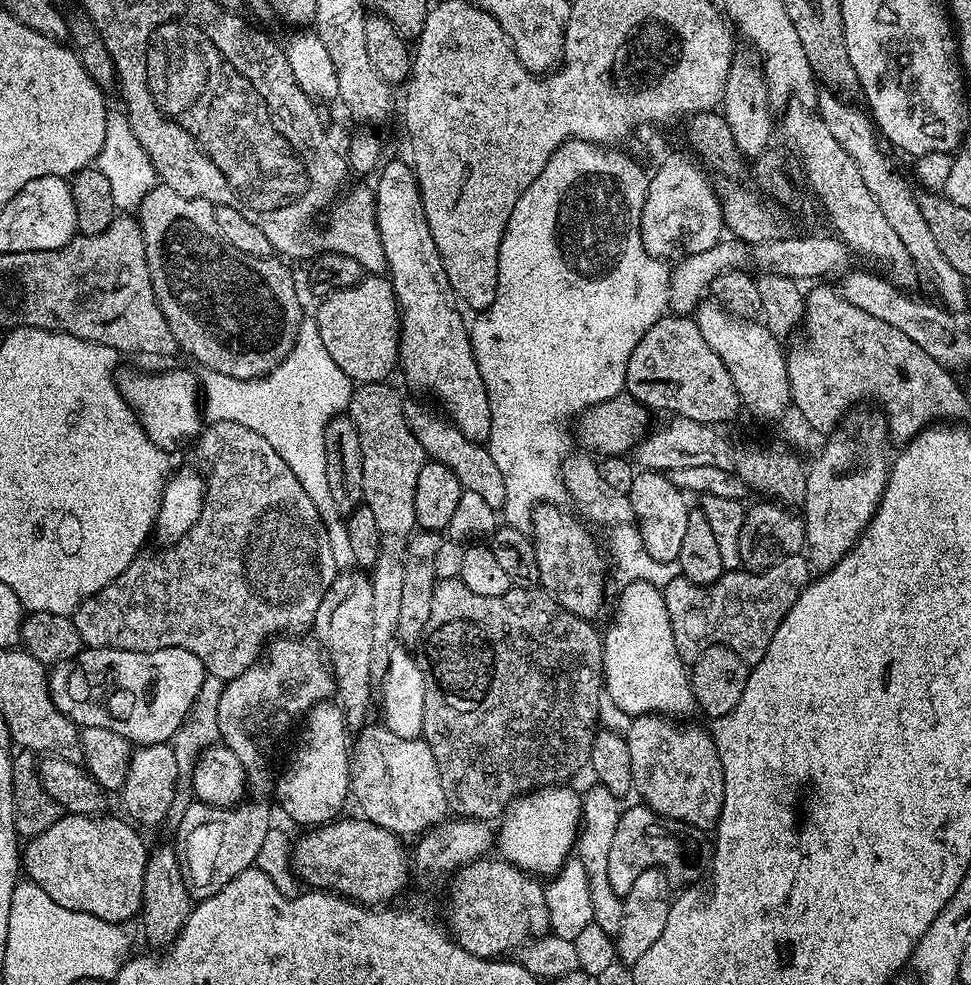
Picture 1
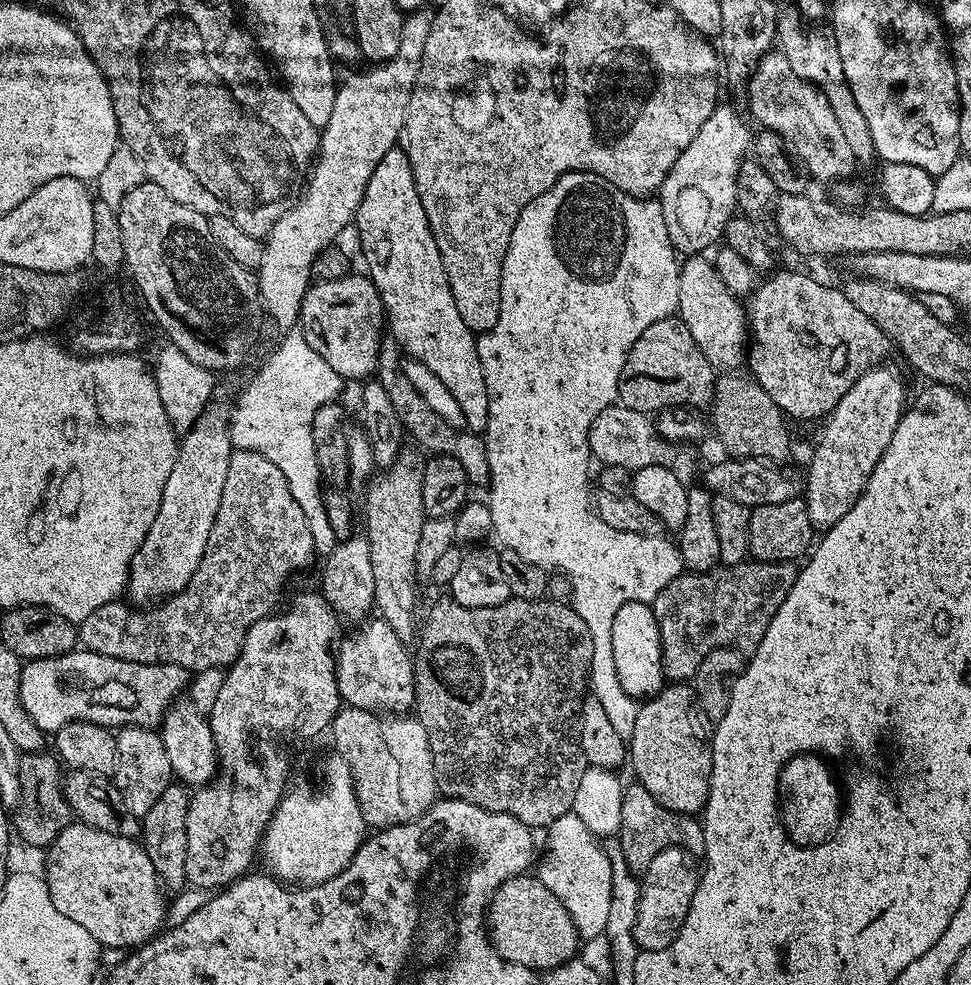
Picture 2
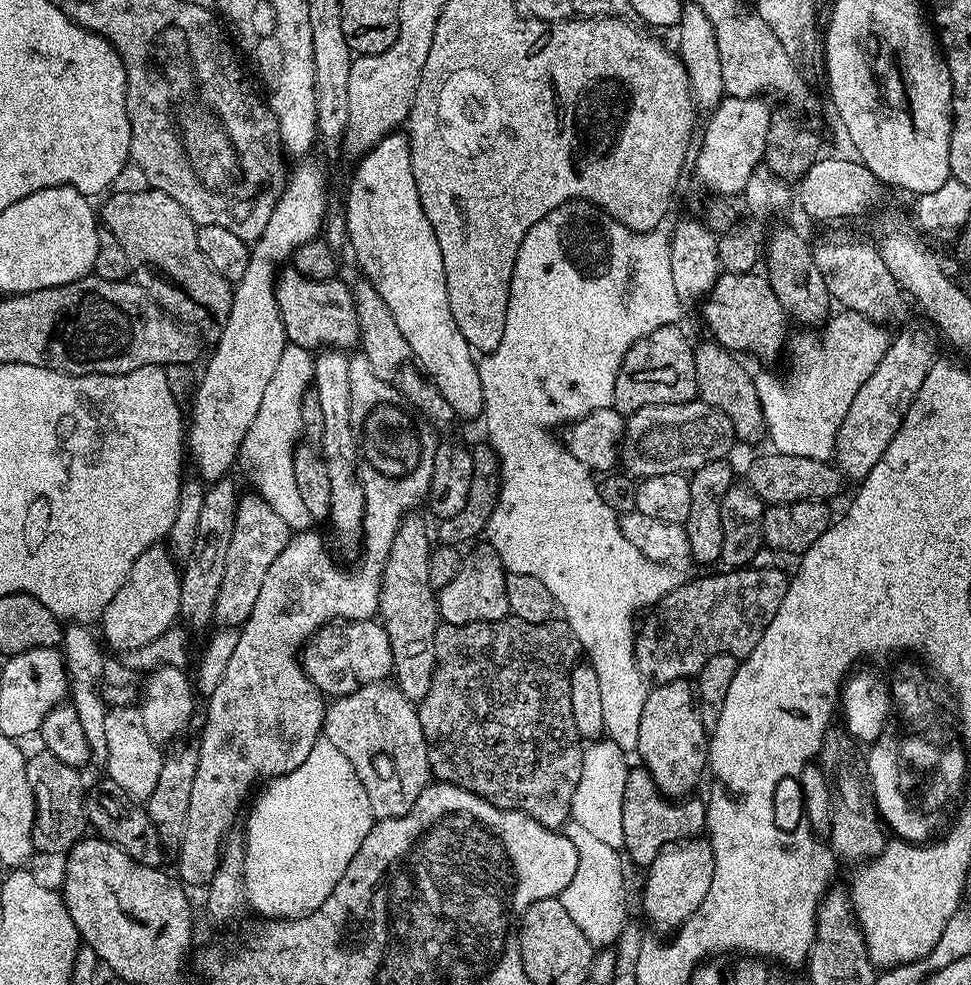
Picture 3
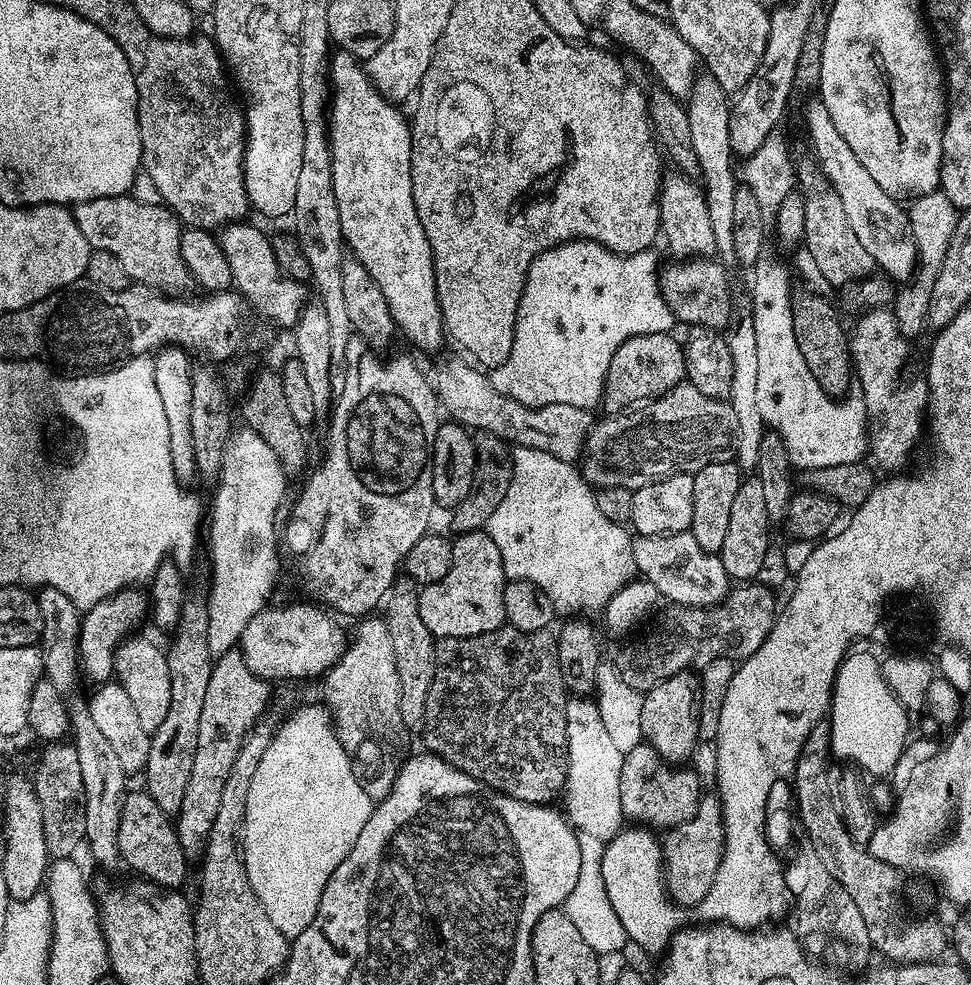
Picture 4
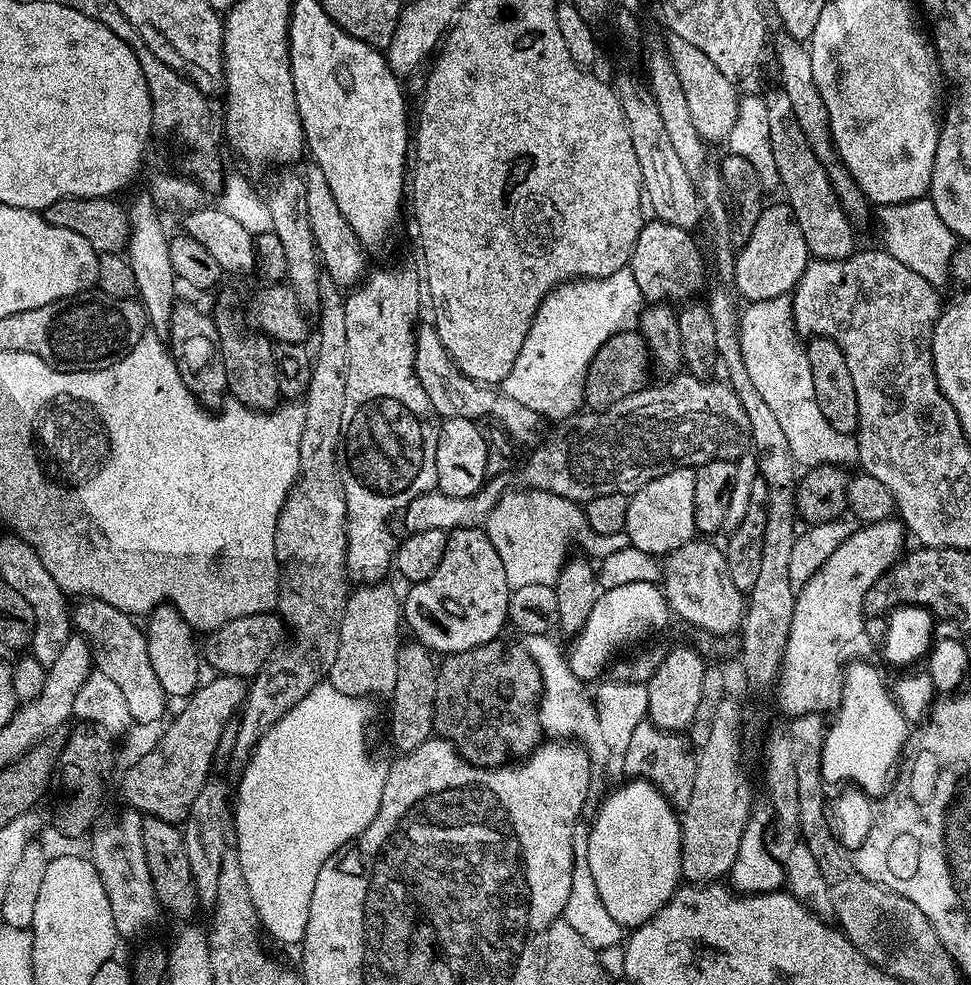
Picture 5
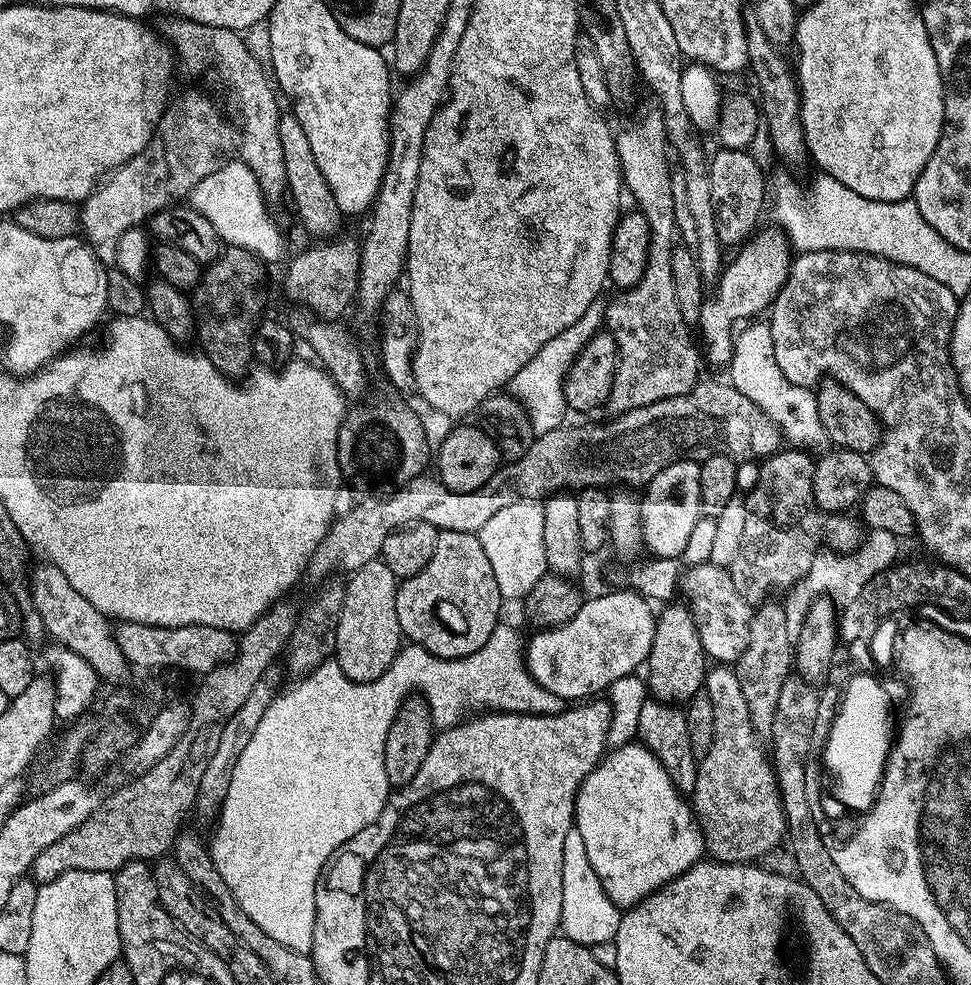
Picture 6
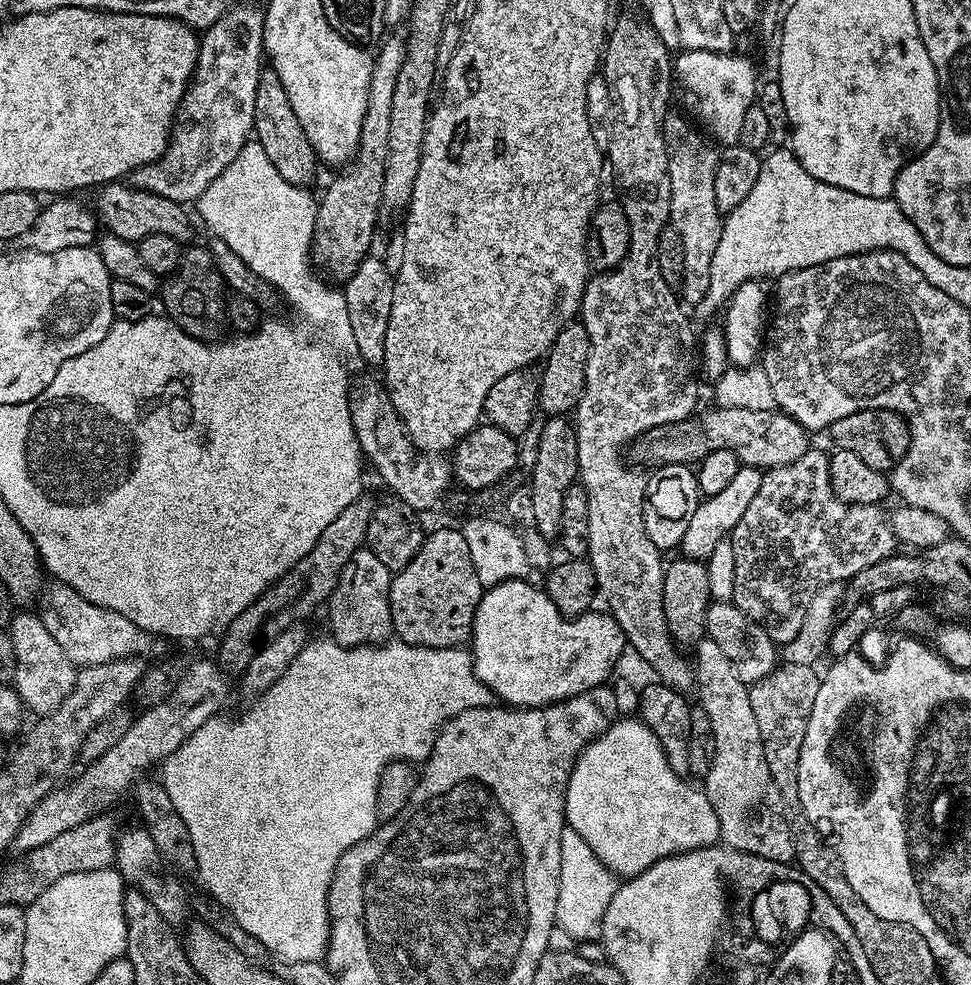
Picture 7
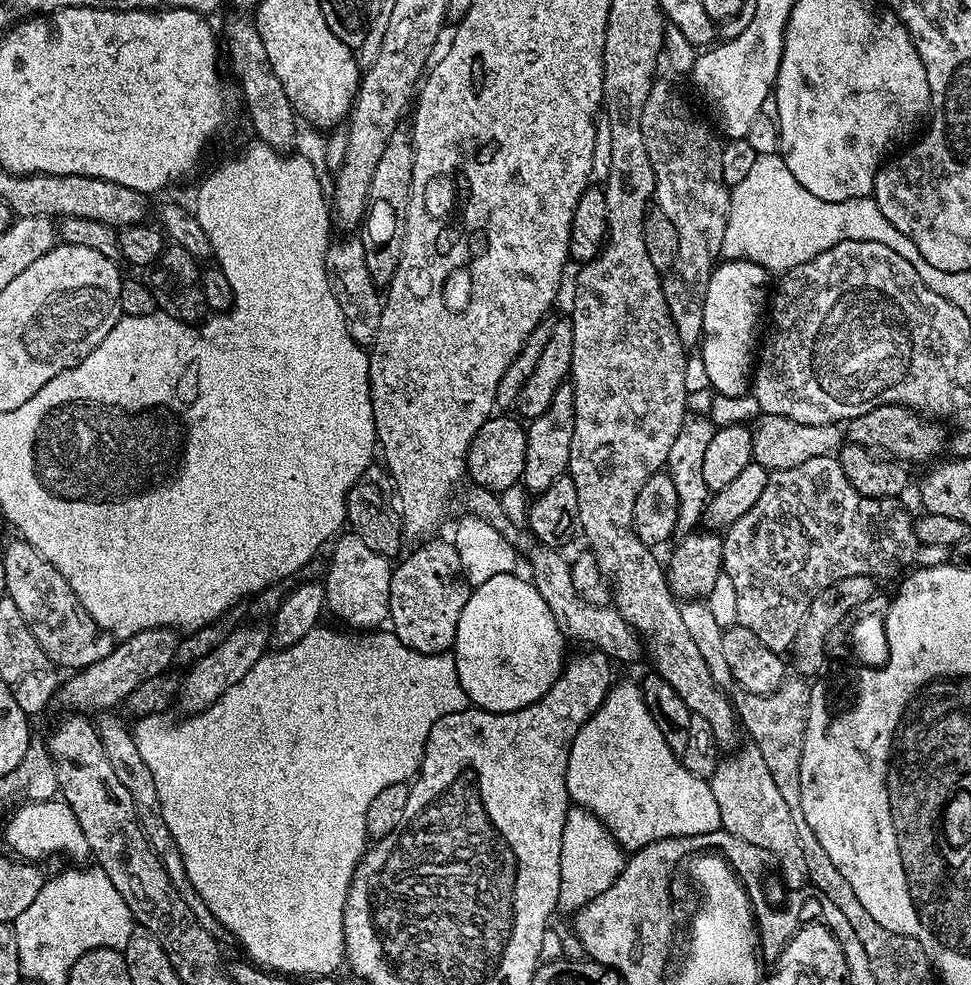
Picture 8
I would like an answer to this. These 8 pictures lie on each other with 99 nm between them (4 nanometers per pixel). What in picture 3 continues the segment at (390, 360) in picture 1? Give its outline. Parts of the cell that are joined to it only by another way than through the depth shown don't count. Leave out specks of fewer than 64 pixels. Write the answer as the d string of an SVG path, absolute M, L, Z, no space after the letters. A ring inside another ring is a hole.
M291 266L283 271L276 276L276 301L282 314L287 343L309 350L321 346L328 350L355 349L360 343L360 323L351 287L347 283L344 285L340 278L308 280Z

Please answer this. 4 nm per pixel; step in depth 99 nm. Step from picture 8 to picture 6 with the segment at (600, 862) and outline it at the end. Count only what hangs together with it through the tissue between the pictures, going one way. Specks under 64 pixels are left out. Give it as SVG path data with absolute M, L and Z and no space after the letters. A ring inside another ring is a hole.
M575 826L566 834L566 843L562 846L562 914L559 931L579 944L593 945L615 940L620 925L621 909L616 907L598 878L590 858L586 858L586 846L582 843L582 834Z

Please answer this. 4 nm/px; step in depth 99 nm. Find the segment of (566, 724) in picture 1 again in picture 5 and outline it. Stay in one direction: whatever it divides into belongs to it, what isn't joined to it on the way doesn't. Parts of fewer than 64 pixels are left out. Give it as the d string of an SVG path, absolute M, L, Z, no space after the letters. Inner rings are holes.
M500 643L483 644L474 650L445 655L439 661L436 673L436 697L432 719L435 735L439 739L450 741L462 759L469 760L478 768L499 768L507 765L511 756L527 757L542 740L538 715L542 695L540 667L528 653L527 647L507 648Z

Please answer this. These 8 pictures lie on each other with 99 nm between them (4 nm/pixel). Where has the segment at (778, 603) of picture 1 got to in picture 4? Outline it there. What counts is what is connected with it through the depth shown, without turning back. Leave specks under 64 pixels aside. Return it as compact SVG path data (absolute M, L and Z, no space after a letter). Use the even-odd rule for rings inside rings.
M741 583L733 587L720 603L711 604L708 608L685 604L672 604L668 609L665 607L643 629L645 632L637 640L630 641L621 650L615 667L622 682L643 694L674 674L705 668L714 662L714 658L737 662L747 660L750 654L758 650L758 646L762 646L762 642L766 642L778 615L775 594L760 583Z

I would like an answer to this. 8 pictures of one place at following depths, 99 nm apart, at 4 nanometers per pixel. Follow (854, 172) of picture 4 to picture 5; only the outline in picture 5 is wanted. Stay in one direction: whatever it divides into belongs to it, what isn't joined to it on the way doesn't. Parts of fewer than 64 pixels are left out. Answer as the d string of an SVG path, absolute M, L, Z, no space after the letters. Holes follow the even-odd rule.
M785 34L778 36L776 60L780 66L779 87L786 94L786 98L790 98L790 107L794 109L794 115L798 117L798 123L802 125L802 130L806 130L806 142L810 142L810 150L814 150L818 162L827 166L828 177L836 192L836 197L840 200L840 205L843 206L849 217L857 218L856 216L863 214L866 201L855 178L848 173L848 169L843 164L837 162L836 146L832 142L832 131L828 128L826 102L822 102L822 94L818 94L818 82L814 82L811 51L794 37Z

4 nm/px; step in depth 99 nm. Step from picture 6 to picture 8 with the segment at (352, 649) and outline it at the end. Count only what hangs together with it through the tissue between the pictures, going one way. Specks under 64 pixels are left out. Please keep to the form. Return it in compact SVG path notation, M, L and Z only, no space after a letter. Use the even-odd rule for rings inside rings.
M348 530L335 537L328 577L322 580L327 611L333 612L344 624L360 630L376 630L388 620L390 582L393 565L389 557L378 554ZM345 535L345 536L344 536ZM336 544L336 545L335 545ZM333 547L333 548L332 548Z

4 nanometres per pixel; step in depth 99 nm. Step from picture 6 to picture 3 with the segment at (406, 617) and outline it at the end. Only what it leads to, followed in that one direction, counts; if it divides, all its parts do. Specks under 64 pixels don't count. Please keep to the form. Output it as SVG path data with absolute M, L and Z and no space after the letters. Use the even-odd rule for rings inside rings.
M487 546L476 548L463 557L457 576L450 586L439 589L438 616L446 624L469 624L503 620L509 615L506 602L506 573L496 551Z

